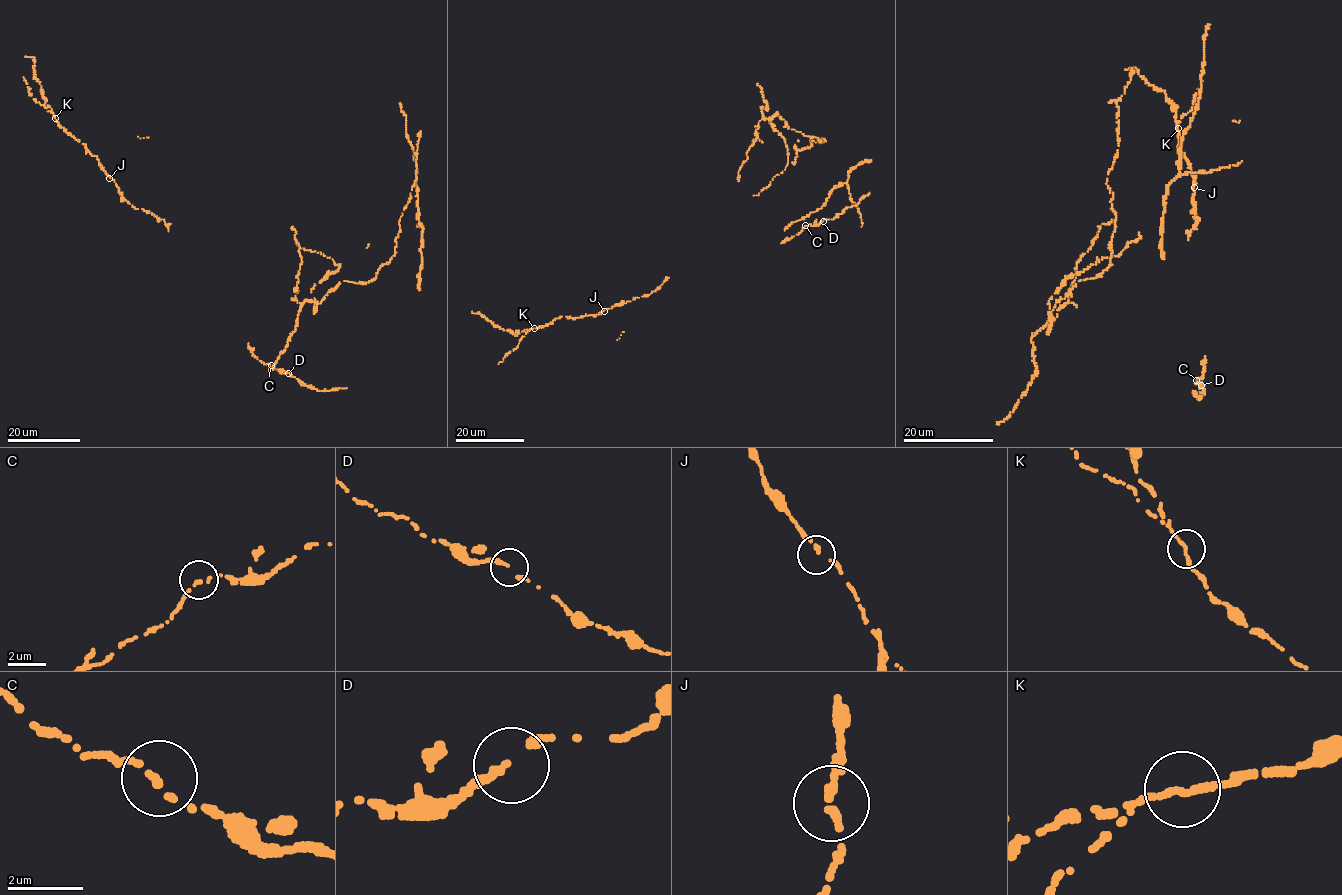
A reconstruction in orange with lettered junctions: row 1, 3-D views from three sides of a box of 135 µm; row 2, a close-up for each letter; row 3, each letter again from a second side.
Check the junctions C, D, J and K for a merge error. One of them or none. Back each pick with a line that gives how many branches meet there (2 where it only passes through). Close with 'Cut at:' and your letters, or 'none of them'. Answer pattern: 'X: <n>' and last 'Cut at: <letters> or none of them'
K: 2
Cut at: K

